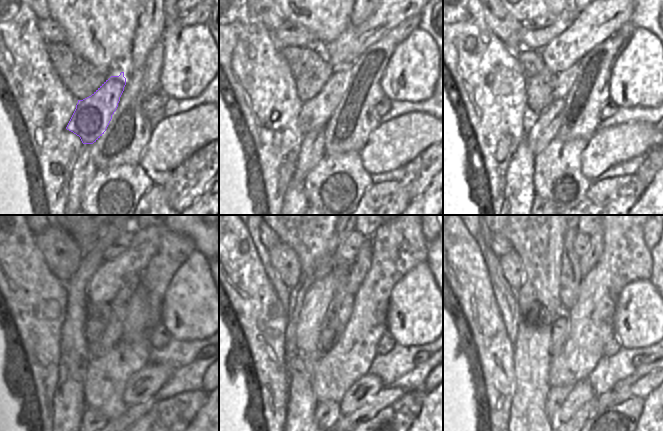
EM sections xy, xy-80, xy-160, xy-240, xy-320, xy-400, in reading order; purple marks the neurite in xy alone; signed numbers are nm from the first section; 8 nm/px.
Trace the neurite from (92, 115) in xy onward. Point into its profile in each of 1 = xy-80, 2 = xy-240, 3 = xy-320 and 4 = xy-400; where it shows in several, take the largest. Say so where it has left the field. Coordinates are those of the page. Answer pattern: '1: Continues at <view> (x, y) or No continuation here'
1: Continues at xy-80 (315, 113)
2: Continues at xy-240 (126, 291)
3: Continues at xy-320 (358, 269)
4: Continues at xy-400 (590, 258).

